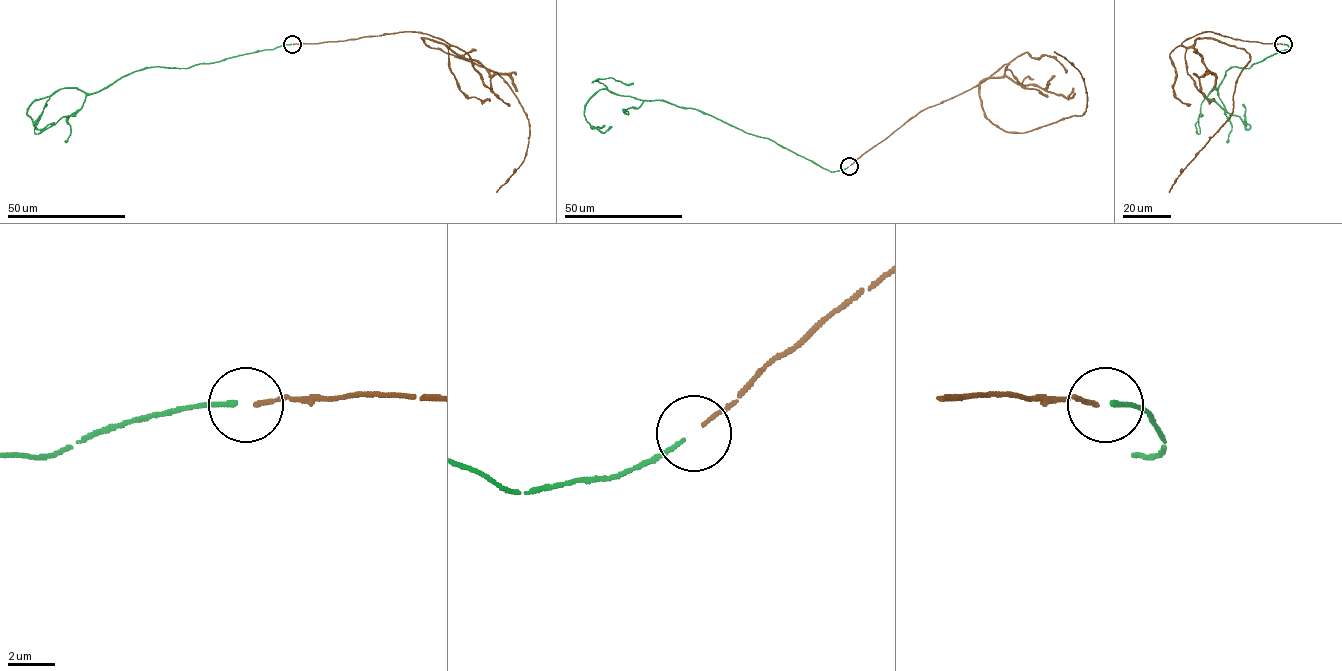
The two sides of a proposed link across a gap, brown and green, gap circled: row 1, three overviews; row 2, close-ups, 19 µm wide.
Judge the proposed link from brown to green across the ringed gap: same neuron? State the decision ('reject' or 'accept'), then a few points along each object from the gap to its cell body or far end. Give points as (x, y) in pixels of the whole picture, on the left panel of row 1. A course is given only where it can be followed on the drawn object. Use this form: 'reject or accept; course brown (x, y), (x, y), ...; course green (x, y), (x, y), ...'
accept; course brown (293, 44), (420, 32), (449, 45), (422, 38), (427, 45), (497, 73), (529, 129), (523, 162), (496, 192); course green (291, 44), (186, 68), (146, 67), (96, 92), (59, 89), (45, 103), (34, 132), (76, 114)

